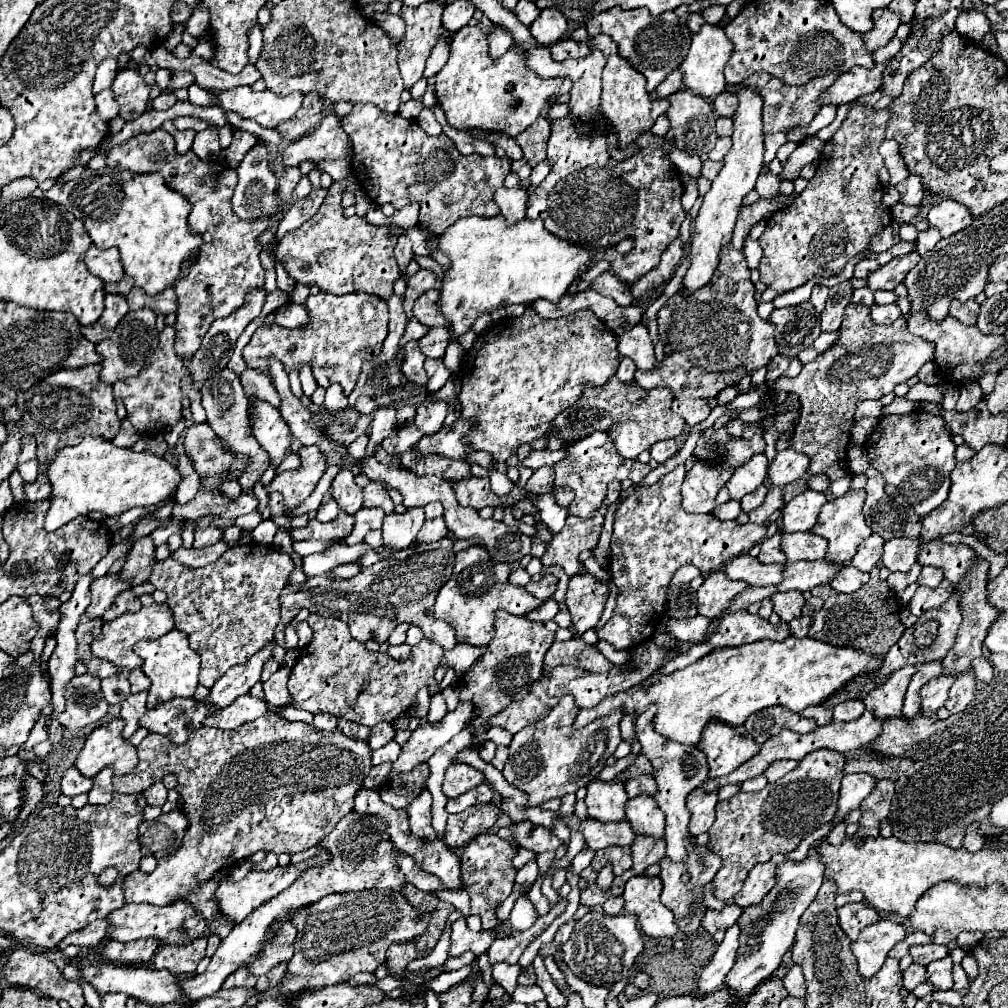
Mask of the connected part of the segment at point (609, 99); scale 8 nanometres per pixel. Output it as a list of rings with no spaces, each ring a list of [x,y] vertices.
[[[578,27],[572,33],[574,41],[584,41],[596,49],[600,49],[606,57],[606,67],[602,73],[602,113],[610,119],[610,123],[616,127],[616,135],[618,135],[618,143],[624,149],[626,145],[630,145],[642,131],[650,129],[656,121],[656,117],[660,113],[664,113],[668,109],[668,101],[666,99],[652,99],[650,93],[646,91],[646,81],[642,77],[640,71],[636,71],[628,59],[618,55],[618,45],[608,37],[608,35],[594,35],[590,37],[586,33],[584,27]]]

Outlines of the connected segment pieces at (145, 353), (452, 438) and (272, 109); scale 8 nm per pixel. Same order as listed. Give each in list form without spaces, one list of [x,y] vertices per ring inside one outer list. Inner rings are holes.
[[[138,309],[138,311],[130,311],[128,315],[122,317],[122,321],[116,325],[114,333],[100,341],[96,345],[96,353],[102,355],[102,371],[100,371],[100,379],[104,383],[114,383],[118,379],[124,377],[132,377],[138,375],[140,369],[148,363],[148,359],[152,357],[154,349],[158,345],[158,331],[156,331],[156,313],[150,309]]]
[[[456,419],[456,423],[450,429],[440,429],[432,437],[422,437],[412,449],[420,457],[442,455],[448,459],[462,459],[464,455],[468,455],[468,447],[464,447],[460,439],[468,433],[468,429],[468,421]]]
[[[248,85],[214,93],[222,109],[236,111],[244,119],[252,119],[268,129],[274,129],[280,125],[280,121],[292,117],[304,101],[302,93],[290,93],[286,97],[278,97],[272,91],[260,91],[260,93],[252,91]]]

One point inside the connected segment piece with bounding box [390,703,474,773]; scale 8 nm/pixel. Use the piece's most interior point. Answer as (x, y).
(425, 740)

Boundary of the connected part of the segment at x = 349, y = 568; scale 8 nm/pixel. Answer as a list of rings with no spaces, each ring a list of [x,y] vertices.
[[[356,561],[352,565],[338,565],[336,569],[330,571],[332,579],[350,579],[356,577],[362,571],[362,565],[356,565]]]

